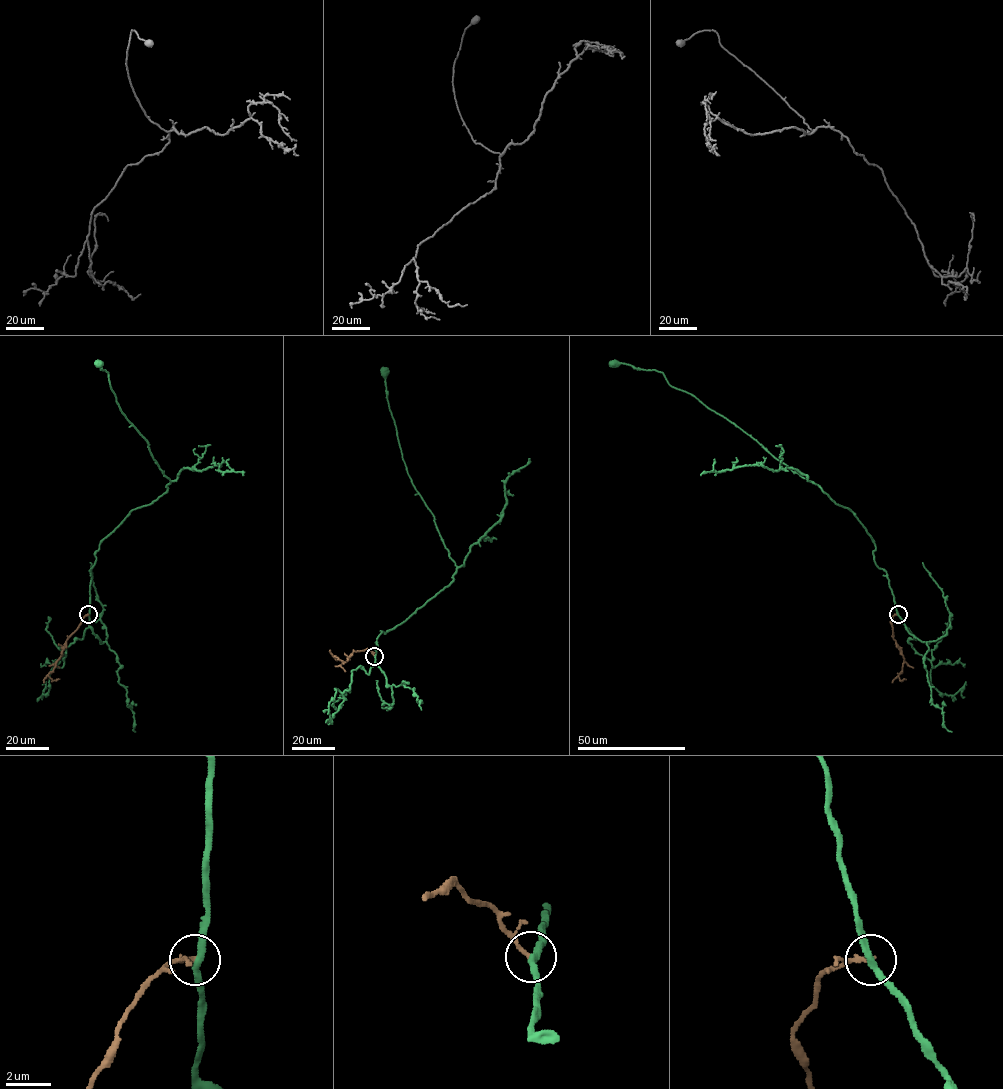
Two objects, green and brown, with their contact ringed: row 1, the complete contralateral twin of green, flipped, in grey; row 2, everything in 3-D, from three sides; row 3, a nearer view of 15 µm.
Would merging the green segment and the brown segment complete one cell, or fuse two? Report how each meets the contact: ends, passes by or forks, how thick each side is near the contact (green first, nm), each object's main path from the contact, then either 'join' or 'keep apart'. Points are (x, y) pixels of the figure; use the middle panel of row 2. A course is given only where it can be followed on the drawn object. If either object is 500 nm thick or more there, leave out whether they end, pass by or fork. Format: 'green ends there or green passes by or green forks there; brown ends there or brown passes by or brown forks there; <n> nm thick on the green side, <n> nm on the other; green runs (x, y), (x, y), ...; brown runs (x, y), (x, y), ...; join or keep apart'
green passes by; brown ends there; 280 nm thick on the green side, 200 nm on the other; green runs (374, 656), (381, 631), (401, 624), (447, 587), (457, 568), (408, 474), (384, 371); brown runs (374, 656), (367, 649), (353, 651), (345, 662), (333, 656), (344, 664); keep apart

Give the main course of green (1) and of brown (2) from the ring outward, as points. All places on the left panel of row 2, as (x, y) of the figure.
1: (88, 614), (90, 569), (100, 542), (131, 510), (161, 496), (171, 481), (122, 413), (108, 374), (98, 363)
2: (88, 614), (66, 641), (62, 655), (47, 675), (52, 681), (58, 679)

